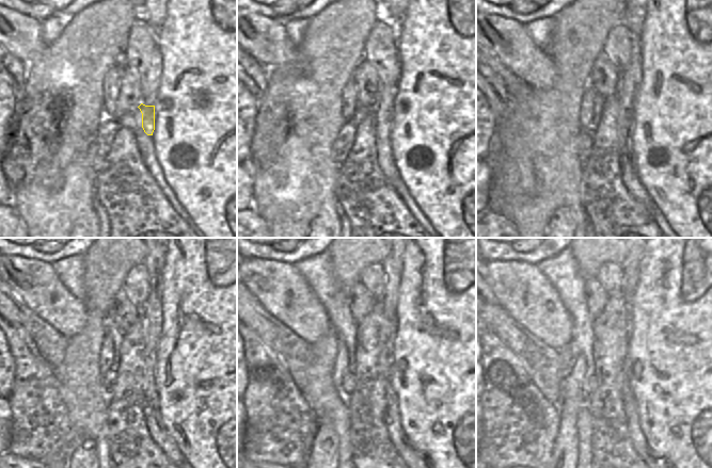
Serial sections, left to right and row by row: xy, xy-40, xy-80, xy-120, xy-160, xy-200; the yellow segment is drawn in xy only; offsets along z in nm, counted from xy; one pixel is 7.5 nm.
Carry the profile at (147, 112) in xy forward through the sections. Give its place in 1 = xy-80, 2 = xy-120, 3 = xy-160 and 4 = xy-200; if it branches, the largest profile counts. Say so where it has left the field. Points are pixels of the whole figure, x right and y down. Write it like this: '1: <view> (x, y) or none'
1: xy-80 (629, 81)
2: xy-120 (154, 260)
3: xy-160 (393, 262)
4: xy-200 (631, 265)

